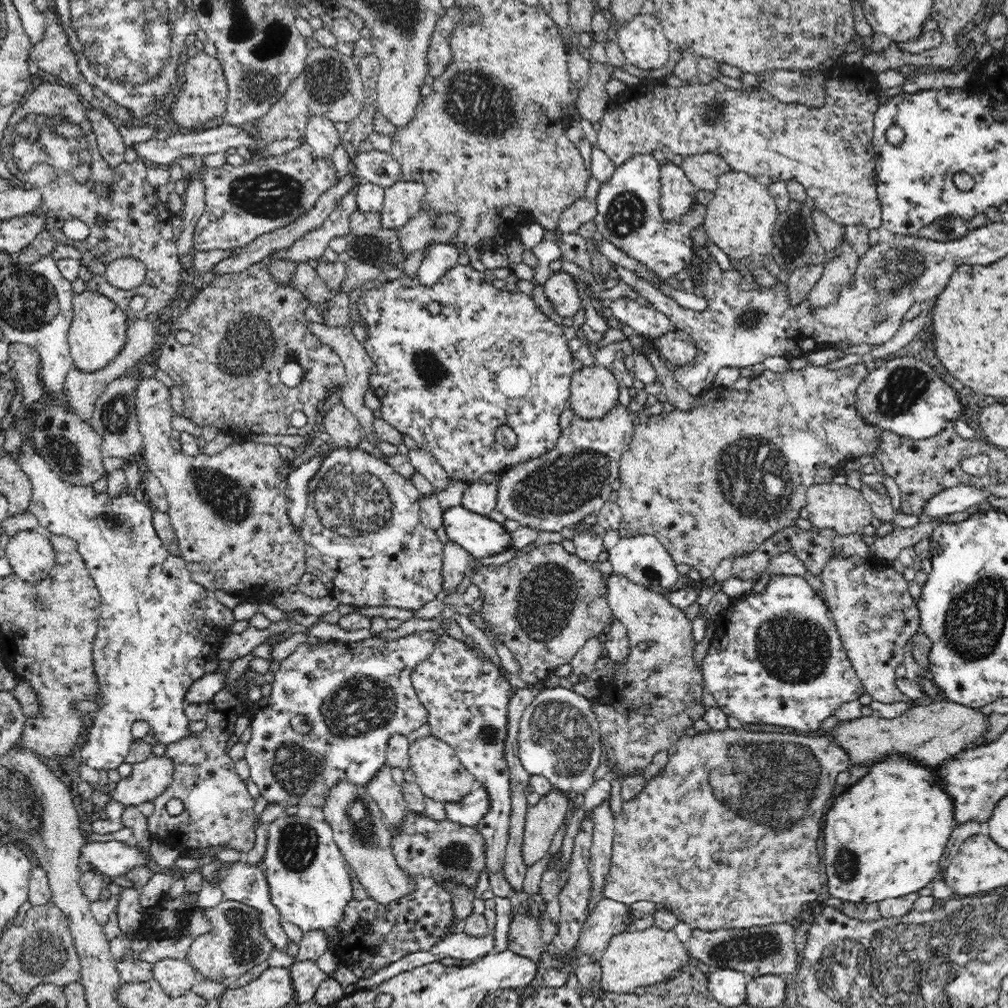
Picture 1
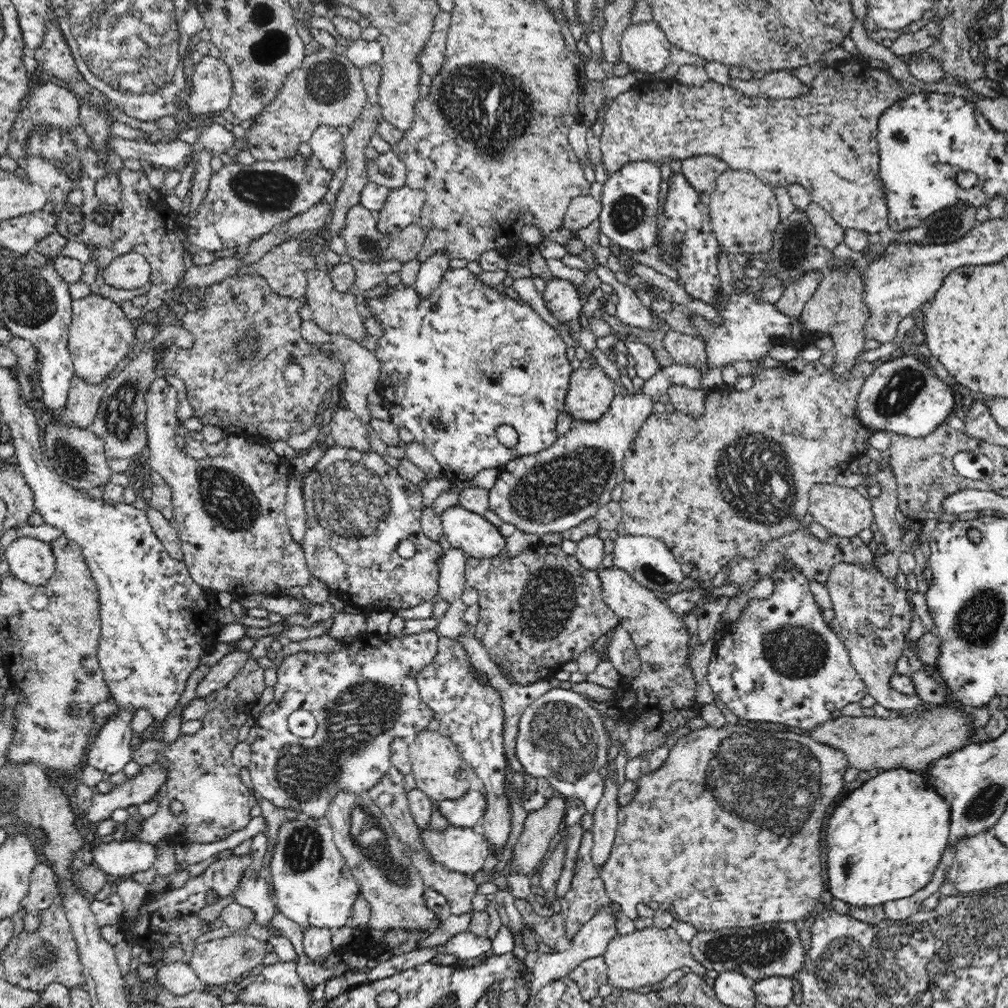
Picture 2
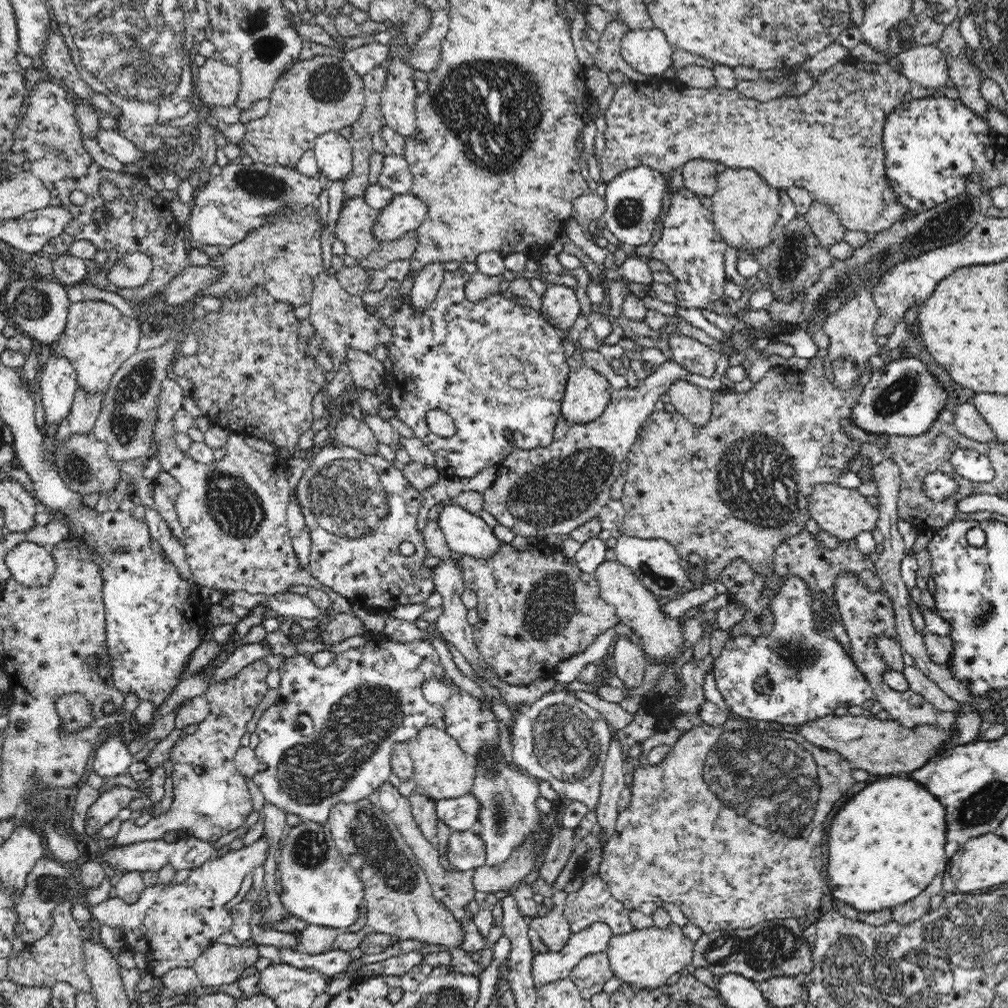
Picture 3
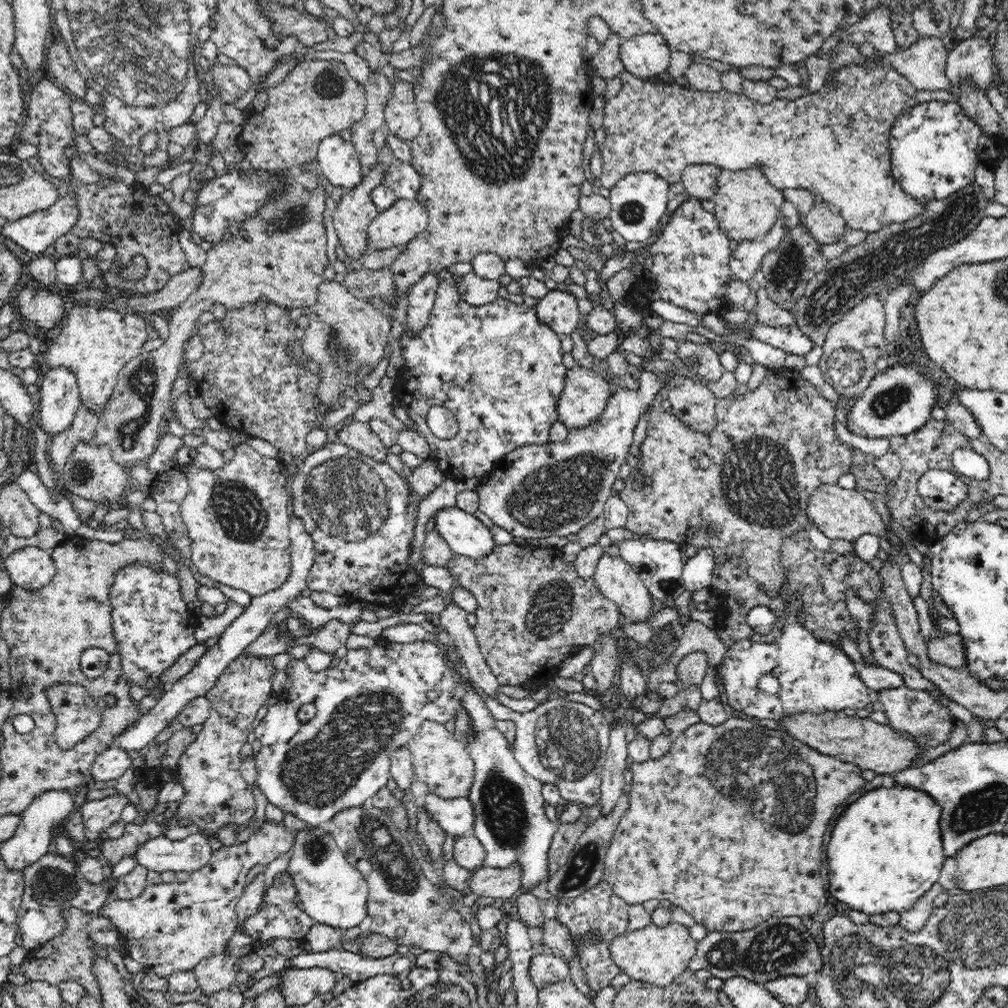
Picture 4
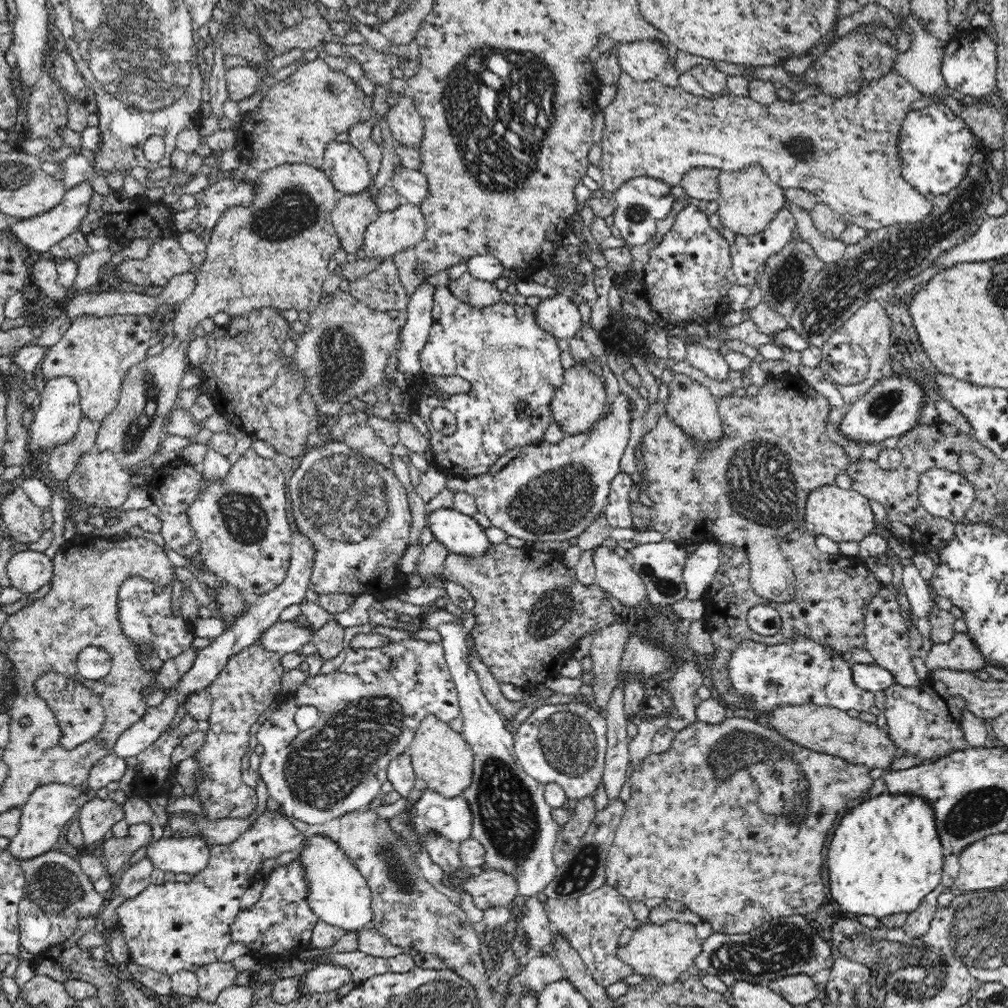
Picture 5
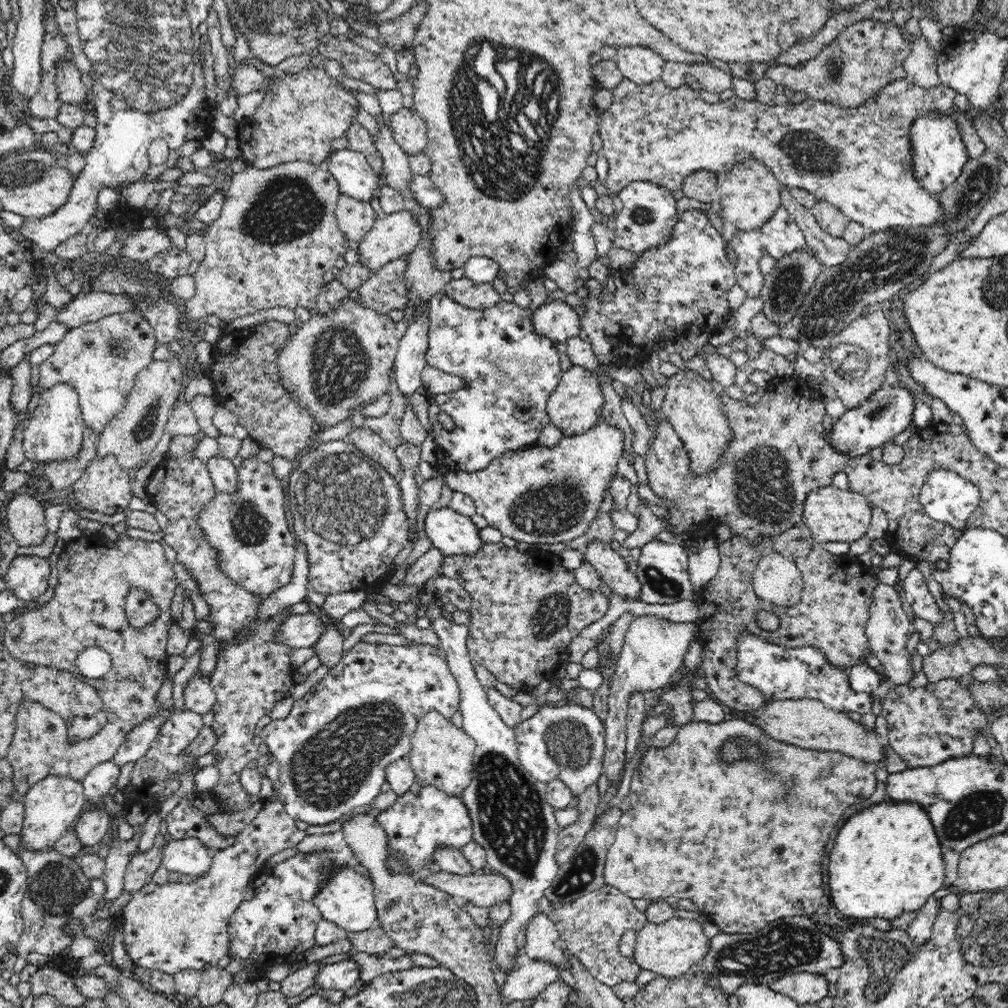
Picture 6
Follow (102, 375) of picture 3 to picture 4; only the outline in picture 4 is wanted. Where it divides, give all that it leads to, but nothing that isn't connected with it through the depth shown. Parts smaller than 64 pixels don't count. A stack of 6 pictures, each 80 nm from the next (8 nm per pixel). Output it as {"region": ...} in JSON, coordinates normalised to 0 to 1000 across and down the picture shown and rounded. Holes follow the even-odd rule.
{"region":[[[73,302],[68,309],[67,318],[57,329],[57,333],[53,339],[50,339],[48,351],[43,354],[48,369],[50,367],[58,367],[58,365],[65,365],[69,370],[74,372],[78,384],[78,393],[80,402],[83,402],[87,408],[93,408],[94,411],[101,411],[104,403],[109,399],[109,395],[113,389],[113,385],[117,379],[117,371],[119,367],[131,359],[133,355],[137,355],[142,350],[141,344],[147,337],[146,318],[148,316],[141,315],[135,312],[128,313],[111,307],[95,307],[95,305],[81,305]]]}

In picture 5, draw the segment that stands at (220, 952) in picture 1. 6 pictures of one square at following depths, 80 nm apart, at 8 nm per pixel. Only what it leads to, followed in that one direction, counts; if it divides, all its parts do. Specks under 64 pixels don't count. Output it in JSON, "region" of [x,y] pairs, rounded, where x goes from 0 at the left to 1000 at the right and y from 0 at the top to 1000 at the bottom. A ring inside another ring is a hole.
{"region":[[[220,952],[199,958],[193,964],[197,971],[195,988],[204,995],[214,995],[220,982],[234,977],[236,966],[229,954]]]}

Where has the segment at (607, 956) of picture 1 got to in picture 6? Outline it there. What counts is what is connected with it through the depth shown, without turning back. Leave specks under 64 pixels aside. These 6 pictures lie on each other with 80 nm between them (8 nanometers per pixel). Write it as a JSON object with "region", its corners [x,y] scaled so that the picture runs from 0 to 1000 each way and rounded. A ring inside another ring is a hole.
{"region":[[[670,909],[655,917],[642,915],[632,924],[629,950],[638,962],[645,962],[655,969],[672,970],[695,956],[702,946],[703,935],[695,914]]]}

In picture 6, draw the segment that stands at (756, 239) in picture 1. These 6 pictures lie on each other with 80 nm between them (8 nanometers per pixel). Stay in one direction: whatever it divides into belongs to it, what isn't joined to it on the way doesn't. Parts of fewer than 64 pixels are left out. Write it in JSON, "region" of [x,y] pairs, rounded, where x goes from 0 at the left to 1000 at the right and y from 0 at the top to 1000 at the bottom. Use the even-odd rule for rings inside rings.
{"region":[[[742,157],[720,172],[711,173],[711,185],[715,191],[716,218],[723,227],[748,228],[762,220],[775,203],[775,181],[764,172],[755,159]]]}

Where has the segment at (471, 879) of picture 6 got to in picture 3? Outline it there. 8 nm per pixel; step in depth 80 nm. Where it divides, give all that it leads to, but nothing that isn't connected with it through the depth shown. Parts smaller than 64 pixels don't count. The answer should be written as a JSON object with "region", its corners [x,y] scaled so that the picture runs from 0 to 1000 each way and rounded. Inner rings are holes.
{"region":[[[526,831],[514,843],[510,843],[505,854],[495,859],[483,858],[471,862],[469,870],[470,882],[474,885],[492,887],[502,885],[506,888],[517,873],[522,871],[531,859],[531,847],[535,831]]]}

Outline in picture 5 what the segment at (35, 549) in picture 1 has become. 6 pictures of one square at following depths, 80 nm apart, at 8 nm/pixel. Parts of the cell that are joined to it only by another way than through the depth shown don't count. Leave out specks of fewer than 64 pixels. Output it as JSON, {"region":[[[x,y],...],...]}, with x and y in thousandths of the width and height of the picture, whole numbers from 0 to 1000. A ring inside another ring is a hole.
{"region":[[[27,544],[17,546],[8,557],[7,568],[11,581],[30,591],[53,573],[53,556]]]}

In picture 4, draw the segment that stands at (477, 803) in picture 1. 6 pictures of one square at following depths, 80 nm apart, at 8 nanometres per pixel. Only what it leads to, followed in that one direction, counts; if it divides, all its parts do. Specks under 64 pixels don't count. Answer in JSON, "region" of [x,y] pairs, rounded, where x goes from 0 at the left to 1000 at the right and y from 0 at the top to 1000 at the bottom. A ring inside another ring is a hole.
{"region":[[[425,785],[417,794],[417,799],[442,828],[453,832],[469,824],[470,805],[464,791],[441,793]]]}

